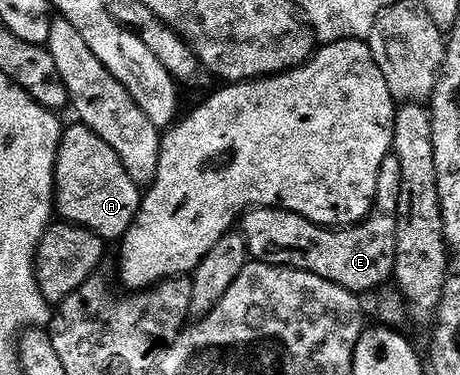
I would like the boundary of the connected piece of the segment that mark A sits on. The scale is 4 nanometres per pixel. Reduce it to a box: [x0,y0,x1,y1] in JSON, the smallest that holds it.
[53,126,143,241]

